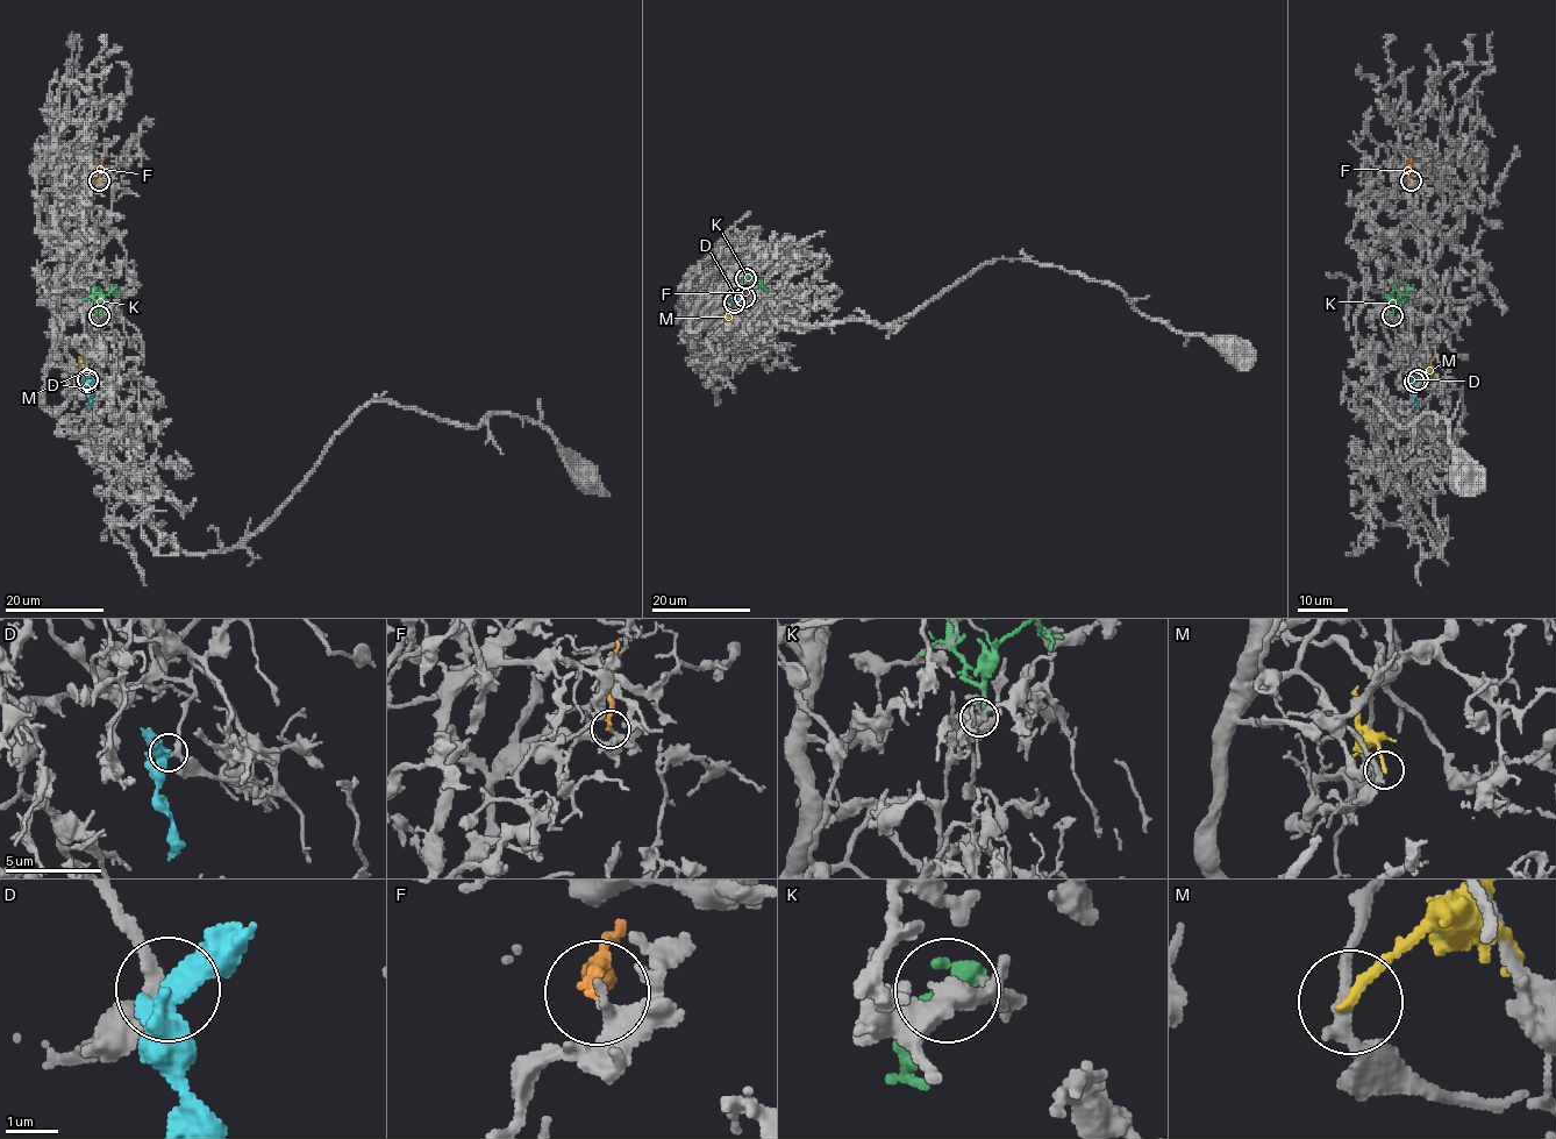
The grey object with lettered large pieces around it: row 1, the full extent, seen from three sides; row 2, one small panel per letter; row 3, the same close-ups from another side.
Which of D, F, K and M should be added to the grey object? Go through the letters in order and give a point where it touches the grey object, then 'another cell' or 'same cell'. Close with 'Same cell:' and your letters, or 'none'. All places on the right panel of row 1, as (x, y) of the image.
D: (1414, 382) | same cell
F: (1411, 180) | same cell
K: (1392, 315) | another cell
M: (1418, 379) | another cell
Same cell: D, F

